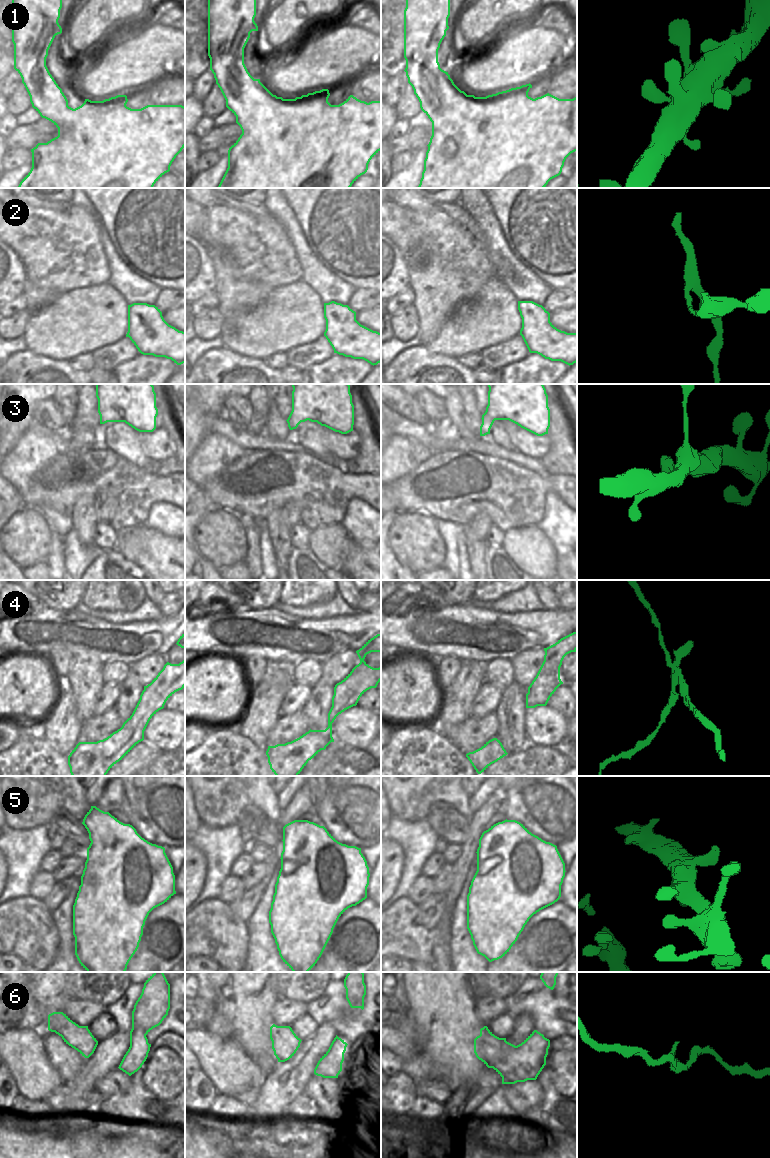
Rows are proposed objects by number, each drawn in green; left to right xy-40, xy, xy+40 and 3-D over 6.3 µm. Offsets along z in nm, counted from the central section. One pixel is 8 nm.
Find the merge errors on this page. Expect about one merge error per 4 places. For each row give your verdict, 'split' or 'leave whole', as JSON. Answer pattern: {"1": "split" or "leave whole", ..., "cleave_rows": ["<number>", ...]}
{"1": "leave whole", "2": "leave whole", "3": "leave whole", "4": "split", "5": "leave whole", "6": "leave whole", "cleave_rows": ["4"]}

